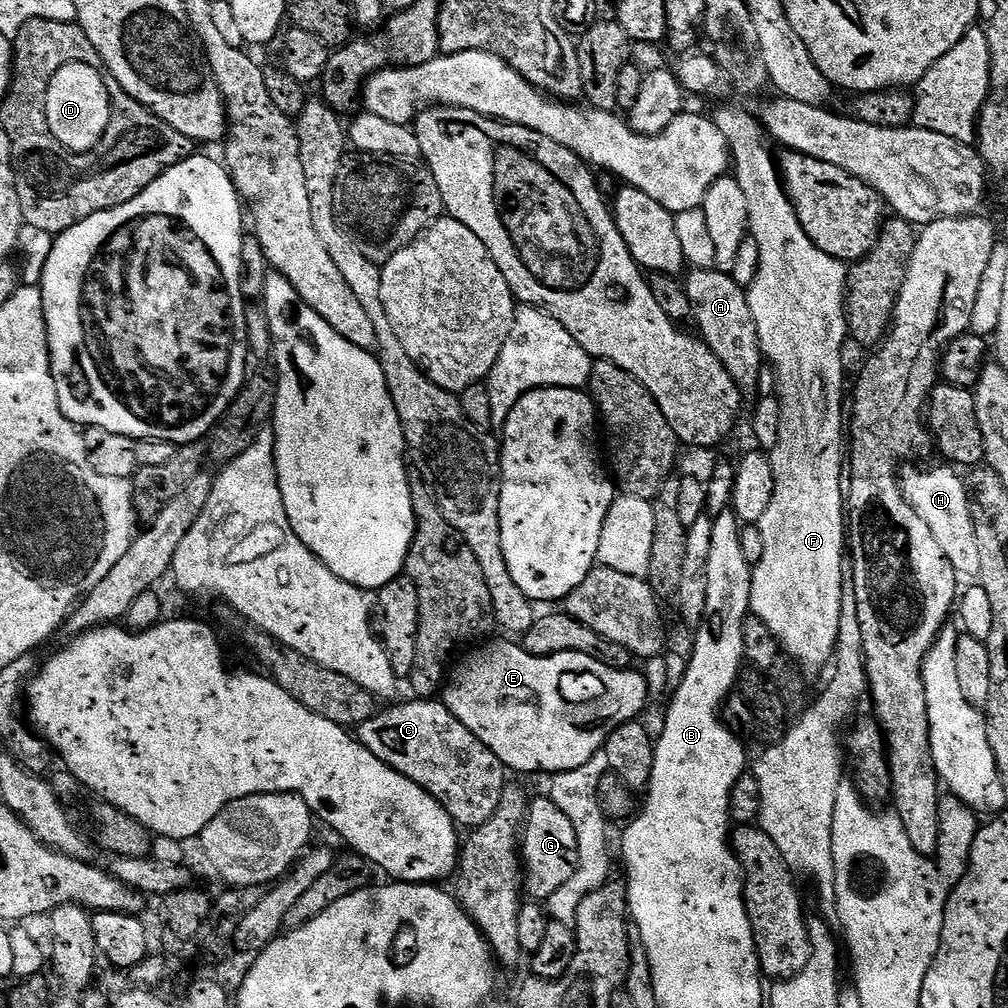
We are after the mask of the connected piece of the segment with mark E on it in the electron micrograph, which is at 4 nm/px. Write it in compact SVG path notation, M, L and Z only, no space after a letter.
M519 643L487 644L480 646L485 646L485 648L477 647L475 649L477 652L457 672L455 669L451 673L450 679L442 689L442 702L448 707L450 714L454 714L454 718L458 718L458 722L462 722L462 726L469 728L498 757L505 769L512 771L513 768L516 772L536 772L541 768L542 771L548 772L547 774L555 774L569 772L578 766L586 766L586 762L590 762L590 758L594 758L603 749L608 736L619 724L633 723L639 717L636 715L643 710L644 702L648 698L650 686L645 677L641 673L639 676L636 670L611 668L586 654L578 654L577 652L563 652L553 656L531 656Z

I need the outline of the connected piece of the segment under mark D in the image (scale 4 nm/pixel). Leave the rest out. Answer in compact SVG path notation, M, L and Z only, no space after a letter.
M85 63L64 64L51 79L45 114L46 130L61 149L73 155L90 151L101 140L112 117L112 103L103 73Z

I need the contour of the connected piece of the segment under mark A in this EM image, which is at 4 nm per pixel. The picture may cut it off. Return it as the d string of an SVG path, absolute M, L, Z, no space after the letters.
M692 268L683 281L686 298L690 300L691 319L696 319L695 331L704 345L726 366L726 374L742 390L755 389L762 367L760 339L750 314L746 289L738 286L731 275L716 268Z

